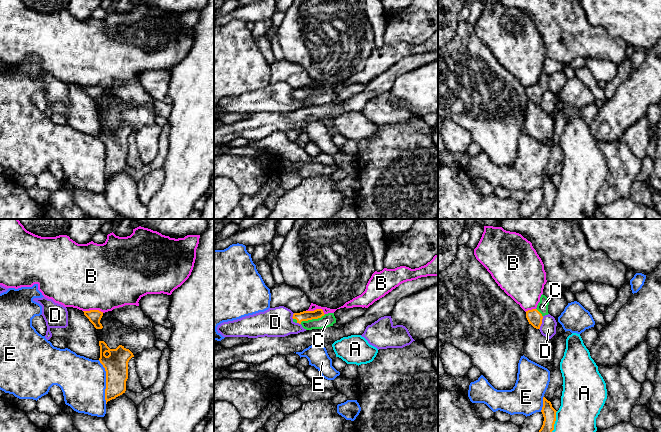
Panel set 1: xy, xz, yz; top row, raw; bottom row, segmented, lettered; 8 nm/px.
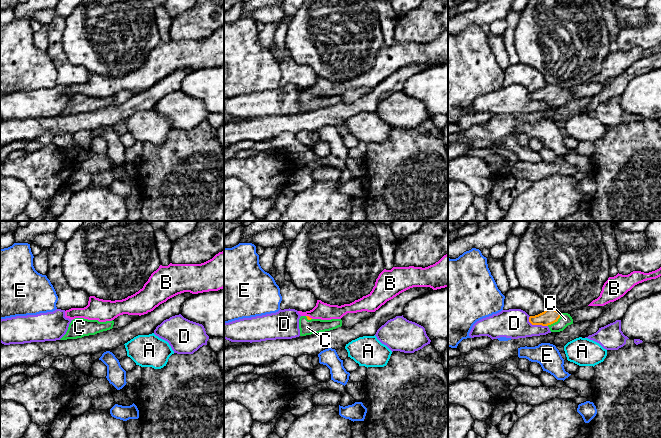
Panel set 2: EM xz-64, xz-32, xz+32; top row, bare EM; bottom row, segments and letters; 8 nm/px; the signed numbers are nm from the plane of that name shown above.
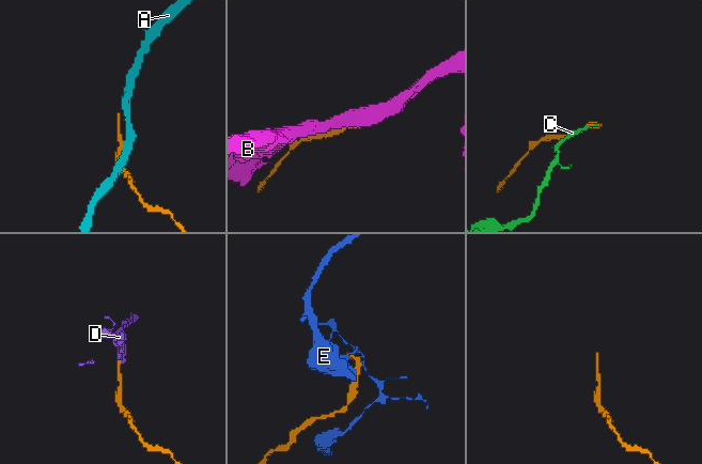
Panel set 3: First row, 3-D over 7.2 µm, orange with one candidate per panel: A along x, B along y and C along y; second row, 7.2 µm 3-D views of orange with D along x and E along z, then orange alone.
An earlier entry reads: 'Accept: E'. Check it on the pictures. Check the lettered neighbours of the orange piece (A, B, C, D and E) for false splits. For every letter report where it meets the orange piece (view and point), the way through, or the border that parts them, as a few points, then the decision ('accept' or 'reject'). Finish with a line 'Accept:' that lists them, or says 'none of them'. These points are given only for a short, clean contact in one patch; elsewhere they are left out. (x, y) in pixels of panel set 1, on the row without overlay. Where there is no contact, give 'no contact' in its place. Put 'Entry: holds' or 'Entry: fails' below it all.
A: contact yz (553, 203); reject
B: contact xz (316, 85); border xz (306, 87), (321, 85), (324, 90); reject
C: contact xz (312, 94); way xz (318, 89), (312, 94), (327, 96); accept
D: contact yz (541, 99); reject
E: contact xy (106, 158); border xy (98, 136), (105, 147), (106, 179); reject
Accept: C
Entry: fails

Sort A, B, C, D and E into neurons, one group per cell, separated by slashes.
A / B / C / D / E

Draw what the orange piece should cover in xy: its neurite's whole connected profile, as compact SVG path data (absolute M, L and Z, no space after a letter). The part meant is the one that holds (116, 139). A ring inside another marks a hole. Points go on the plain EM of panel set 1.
M99 117L99 137L106 147L105 176L115 175L126 167L128 155L128 138L134 133L133 129L124 122L110 125L104 117Z

